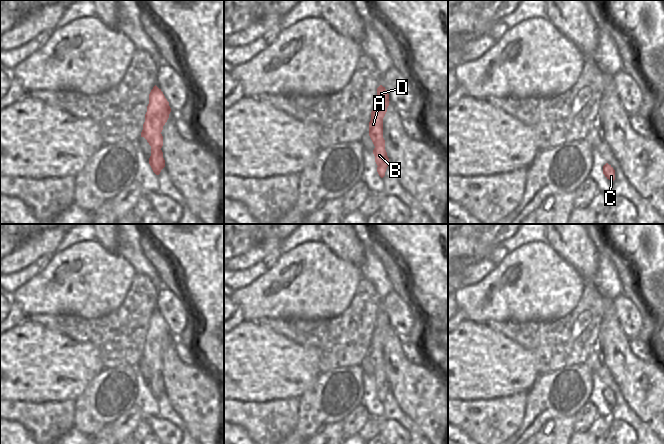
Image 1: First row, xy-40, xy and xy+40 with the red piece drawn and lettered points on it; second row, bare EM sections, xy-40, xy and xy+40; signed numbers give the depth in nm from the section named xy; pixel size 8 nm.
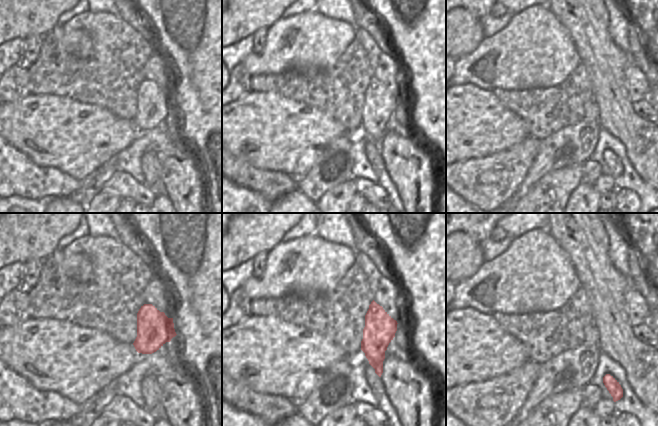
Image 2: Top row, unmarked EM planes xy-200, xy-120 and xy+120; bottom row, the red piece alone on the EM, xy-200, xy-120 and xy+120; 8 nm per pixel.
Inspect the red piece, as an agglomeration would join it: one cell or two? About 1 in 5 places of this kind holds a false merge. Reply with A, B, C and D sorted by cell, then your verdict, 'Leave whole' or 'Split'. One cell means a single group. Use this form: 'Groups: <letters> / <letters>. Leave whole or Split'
Groups: A B C D. Leave whole

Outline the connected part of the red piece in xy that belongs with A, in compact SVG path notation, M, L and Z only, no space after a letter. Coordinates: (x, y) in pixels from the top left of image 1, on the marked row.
M380 85L377 88L377 96L375 104L371 112L371 120L369 122L369 136L375 146L373 154L377 164L377 172L381 178L385 176L388 167L389 158L385 150L385 140L383 138L383 118L389 106L389 94L385 87Z

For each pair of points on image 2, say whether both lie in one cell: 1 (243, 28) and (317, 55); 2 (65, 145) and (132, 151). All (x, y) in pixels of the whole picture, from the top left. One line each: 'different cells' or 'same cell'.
1: different cells
2: different cells

